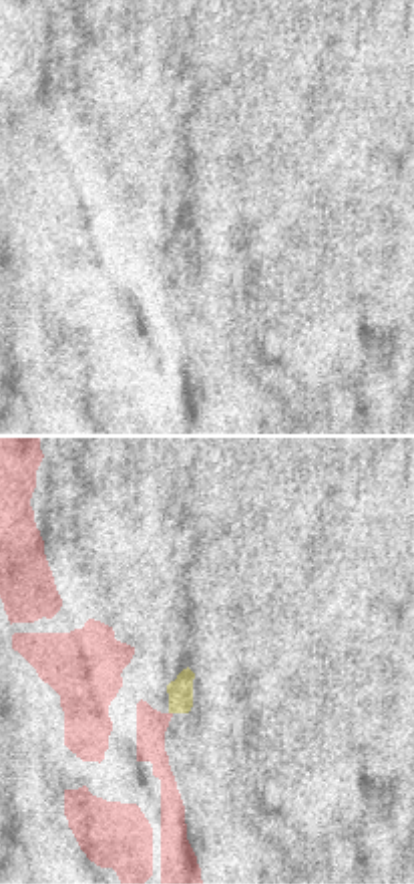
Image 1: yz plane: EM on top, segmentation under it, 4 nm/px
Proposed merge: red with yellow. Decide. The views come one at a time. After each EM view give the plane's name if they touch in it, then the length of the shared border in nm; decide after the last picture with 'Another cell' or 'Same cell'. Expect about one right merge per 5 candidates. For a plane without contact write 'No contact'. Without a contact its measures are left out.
No contact.

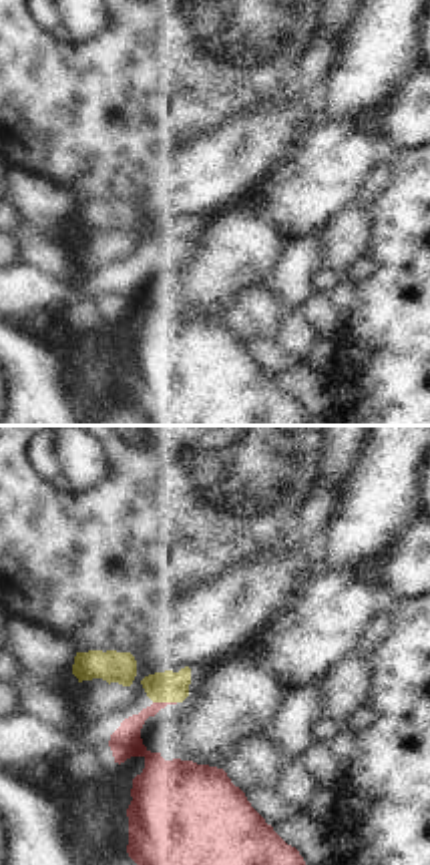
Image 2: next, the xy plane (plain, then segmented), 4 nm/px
Touches red in xy. Shared border 100 nm.

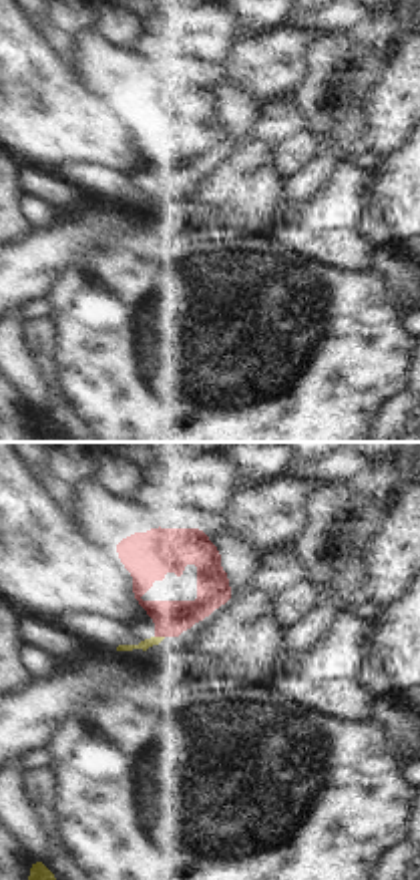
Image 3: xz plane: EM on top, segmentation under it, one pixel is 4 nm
Touches red in xz. Shared border 40 nm.

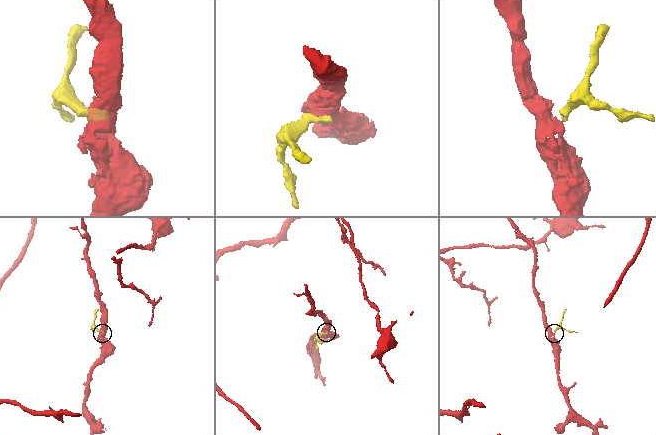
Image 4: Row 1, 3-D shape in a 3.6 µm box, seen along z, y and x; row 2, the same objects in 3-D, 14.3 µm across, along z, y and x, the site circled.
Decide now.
Another cell.

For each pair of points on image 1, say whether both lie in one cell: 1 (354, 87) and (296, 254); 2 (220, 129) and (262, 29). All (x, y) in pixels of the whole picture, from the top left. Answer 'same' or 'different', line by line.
1: same
2: same

